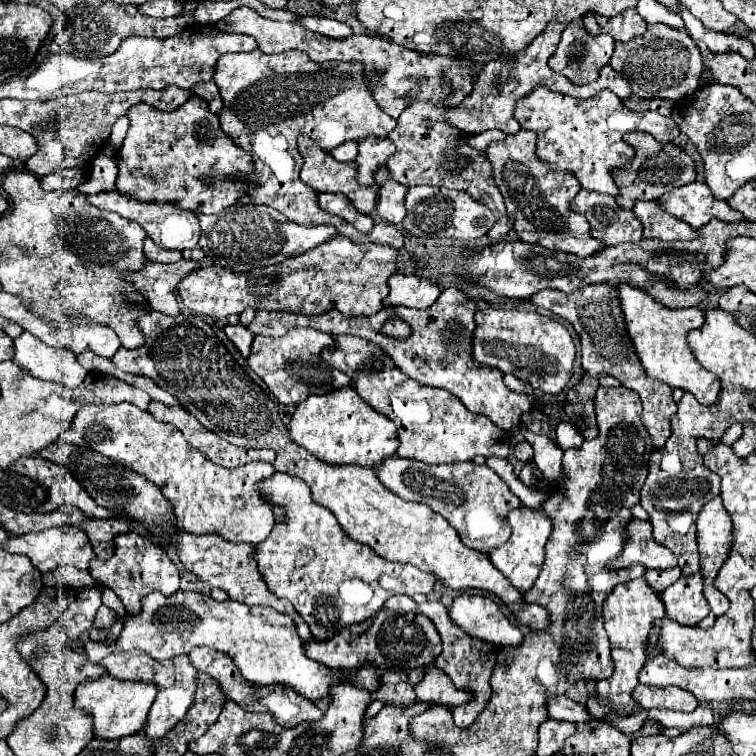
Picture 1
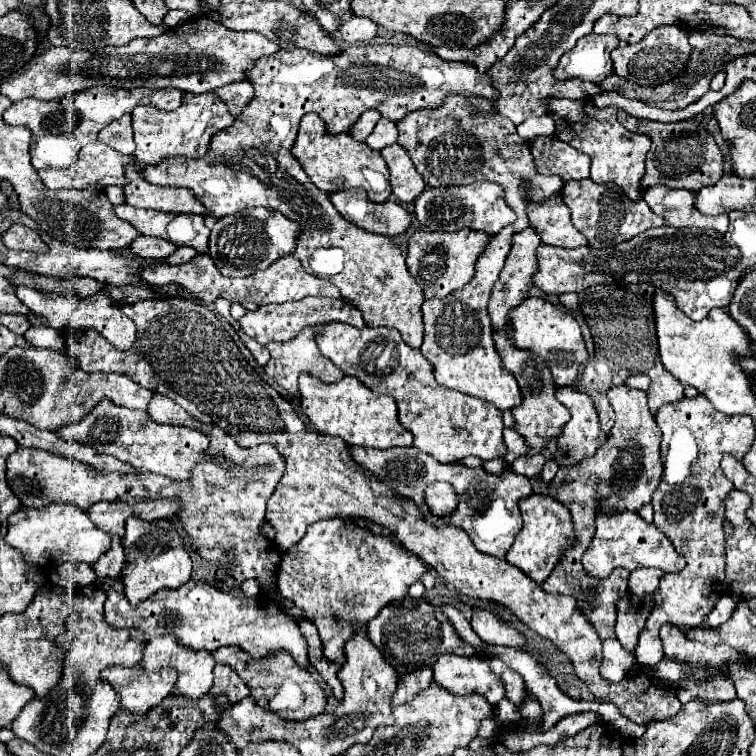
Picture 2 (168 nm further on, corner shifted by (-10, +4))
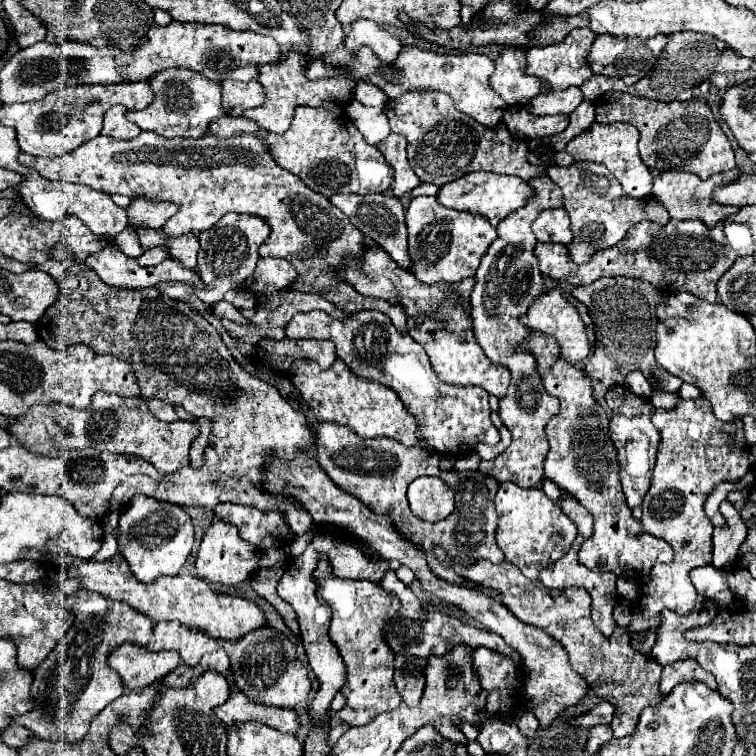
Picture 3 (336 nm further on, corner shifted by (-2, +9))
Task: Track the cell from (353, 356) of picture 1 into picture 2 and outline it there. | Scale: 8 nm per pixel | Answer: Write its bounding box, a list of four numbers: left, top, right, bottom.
[316,322,506,462]

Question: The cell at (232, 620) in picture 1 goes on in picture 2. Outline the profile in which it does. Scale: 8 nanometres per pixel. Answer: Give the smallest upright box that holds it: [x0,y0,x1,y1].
[100,578,308,668]

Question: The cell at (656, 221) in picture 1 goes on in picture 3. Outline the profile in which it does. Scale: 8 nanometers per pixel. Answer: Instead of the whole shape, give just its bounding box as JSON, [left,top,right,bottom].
[652,169,740,227]

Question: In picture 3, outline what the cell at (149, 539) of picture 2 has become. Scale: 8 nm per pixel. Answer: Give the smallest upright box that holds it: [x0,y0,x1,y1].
[116,495,194,583]

